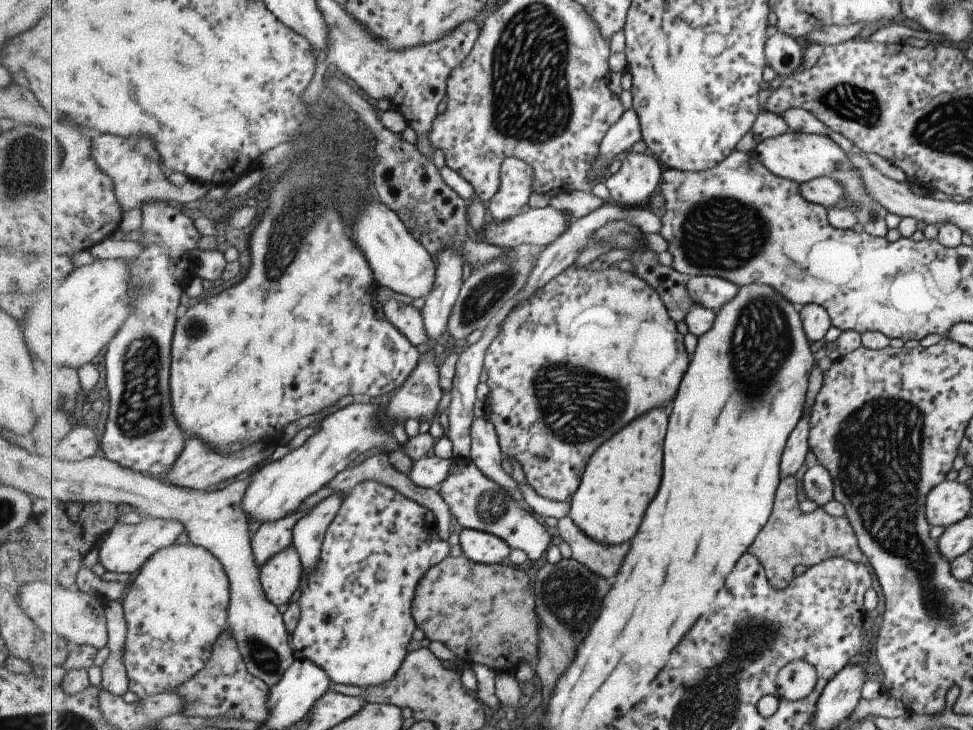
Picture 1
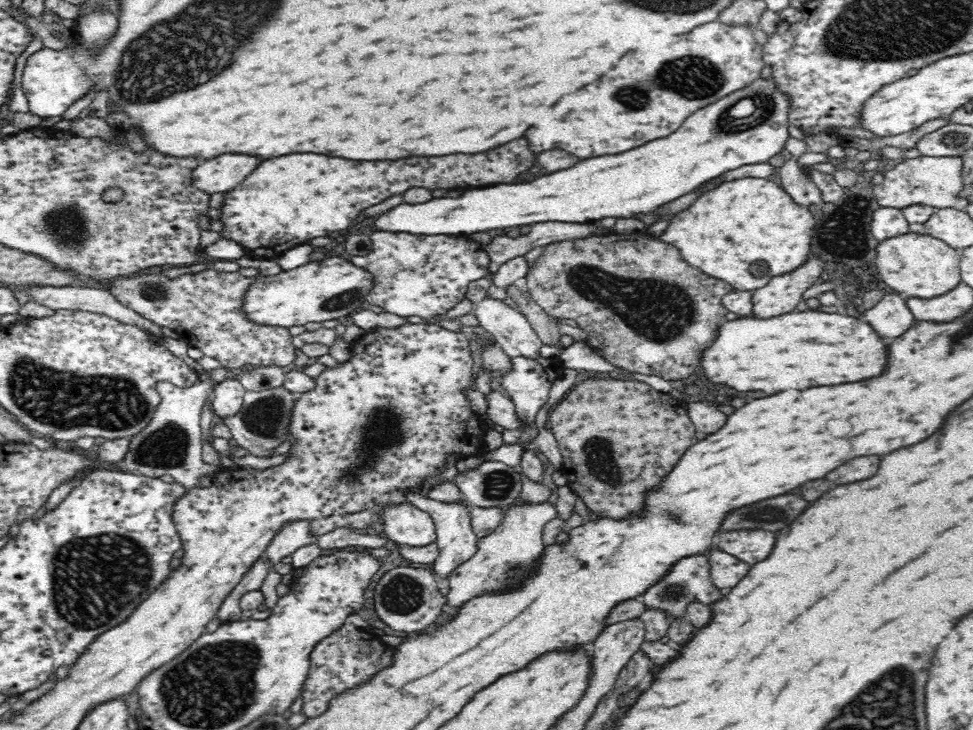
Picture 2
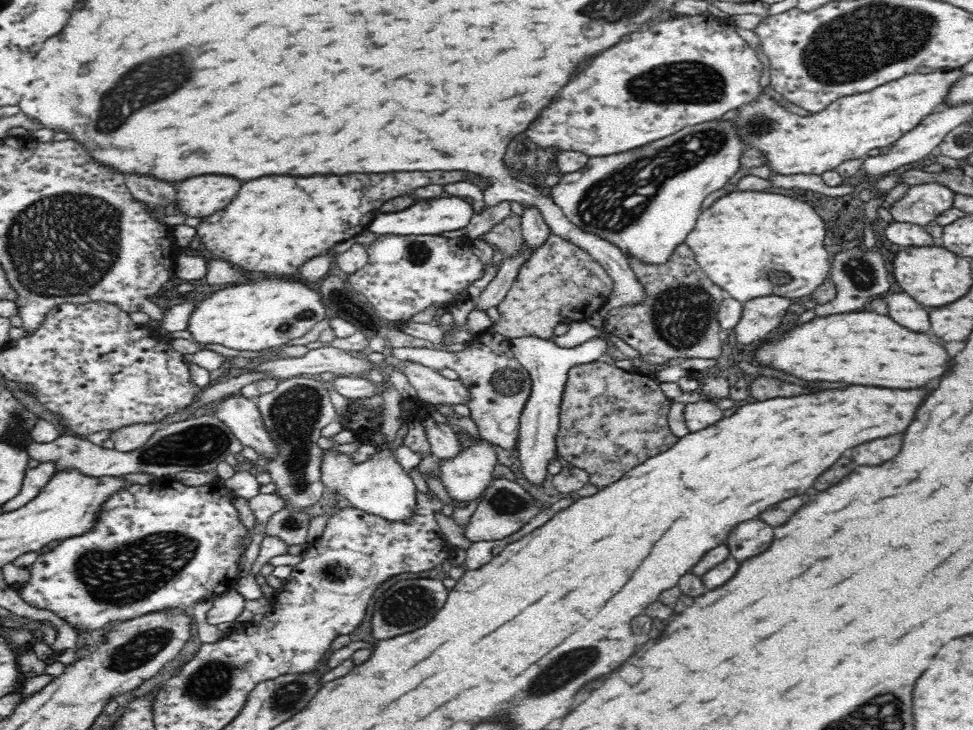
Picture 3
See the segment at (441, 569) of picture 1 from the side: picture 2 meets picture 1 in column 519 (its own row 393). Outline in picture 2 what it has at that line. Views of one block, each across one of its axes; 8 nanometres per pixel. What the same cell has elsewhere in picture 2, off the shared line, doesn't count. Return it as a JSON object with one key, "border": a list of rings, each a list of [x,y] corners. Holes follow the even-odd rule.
{"border":[[[586,378],[551,408],[547,419],[562,453],[567,485],[595,516],[630,516],[634,508],[642,508],[642,492],[654,488],[682,453],[699,441],[684,403],[635,379]]]}

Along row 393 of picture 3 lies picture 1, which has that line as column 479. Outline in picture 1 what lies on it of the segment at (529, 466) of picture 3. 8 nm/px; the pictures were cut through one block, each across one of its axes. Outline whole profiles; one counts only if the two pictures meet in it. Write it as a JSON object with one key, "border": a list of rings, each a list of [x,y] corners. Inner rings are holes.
{"border":[[[465,528],[459,534],[464,554],[481,564],[508,562],[512,546],[503,538],[483,530]]]}

